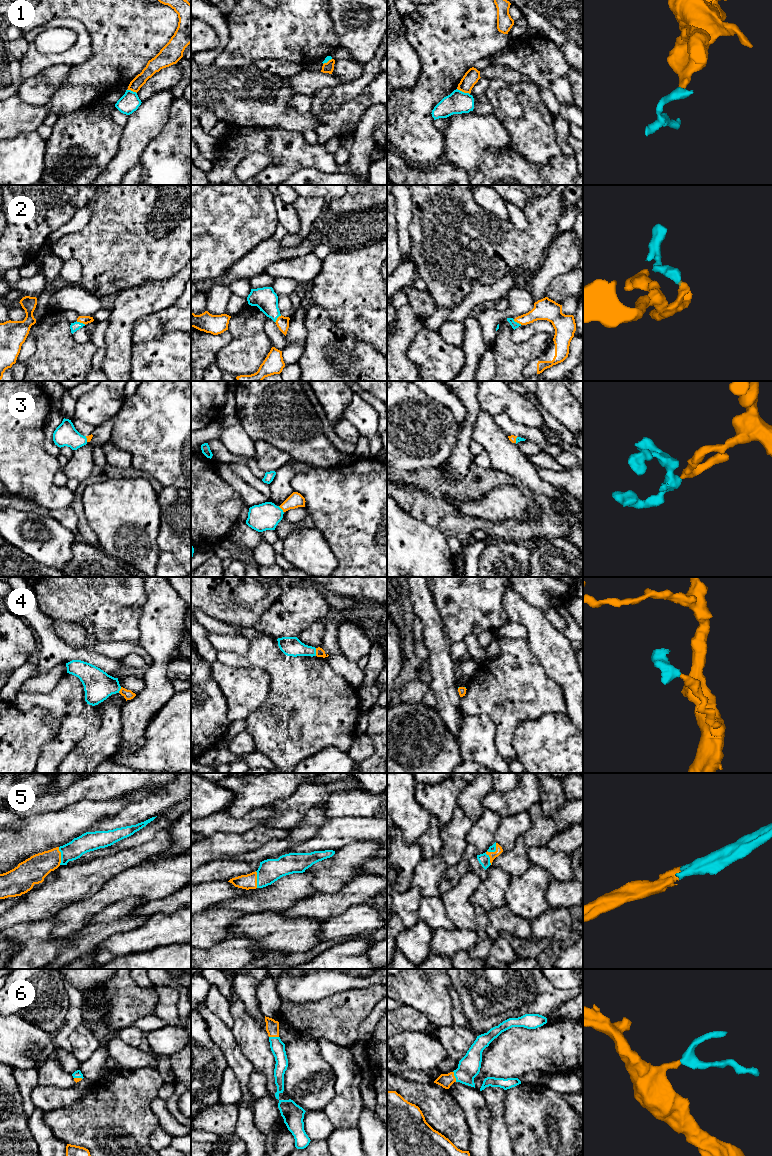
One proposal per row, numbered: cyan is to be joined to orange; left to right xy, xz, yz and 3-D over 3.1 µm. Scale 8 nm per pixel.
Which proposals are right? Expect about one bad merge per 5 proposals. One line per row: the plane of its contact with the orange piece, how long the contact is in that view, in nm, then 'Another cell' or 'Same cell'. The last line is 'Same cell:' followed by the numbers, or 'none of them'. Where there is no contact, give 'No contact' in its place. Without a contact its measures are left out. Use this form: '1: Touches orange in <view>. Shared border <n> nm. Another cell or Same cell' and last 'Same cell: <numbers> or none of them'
1: Touches orange in yz. Shared border 120 nm. Another cell
2: Touches orange in xy. Shared border 80 nm. Same cell
3: Touches orange in xz. Shared border 70 nm. Same cell
4: Touches orange in xz. Shared border 60 nm. Same cell
5: Touches orange in xy. Shared border 140 nm. Same cell
6: Touches orange in yz. Shared border 90 nm. Same cell
Same cell: 2, 3, 4, 5, 6

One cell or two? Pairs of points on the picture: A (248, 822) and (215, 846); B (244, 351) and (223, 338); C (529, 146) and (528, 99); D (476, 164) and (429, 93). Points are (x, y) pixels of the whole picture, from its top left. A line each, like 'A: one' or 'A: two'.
A: two
B: two
C: one
D: two

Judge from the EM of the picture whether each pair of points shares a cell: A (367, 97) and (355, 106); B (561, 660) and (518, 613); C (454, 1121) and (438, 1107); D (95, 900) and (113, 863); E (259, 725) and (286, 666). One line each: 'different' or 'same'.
A: same
B: same
C: same
D: different
E: same

